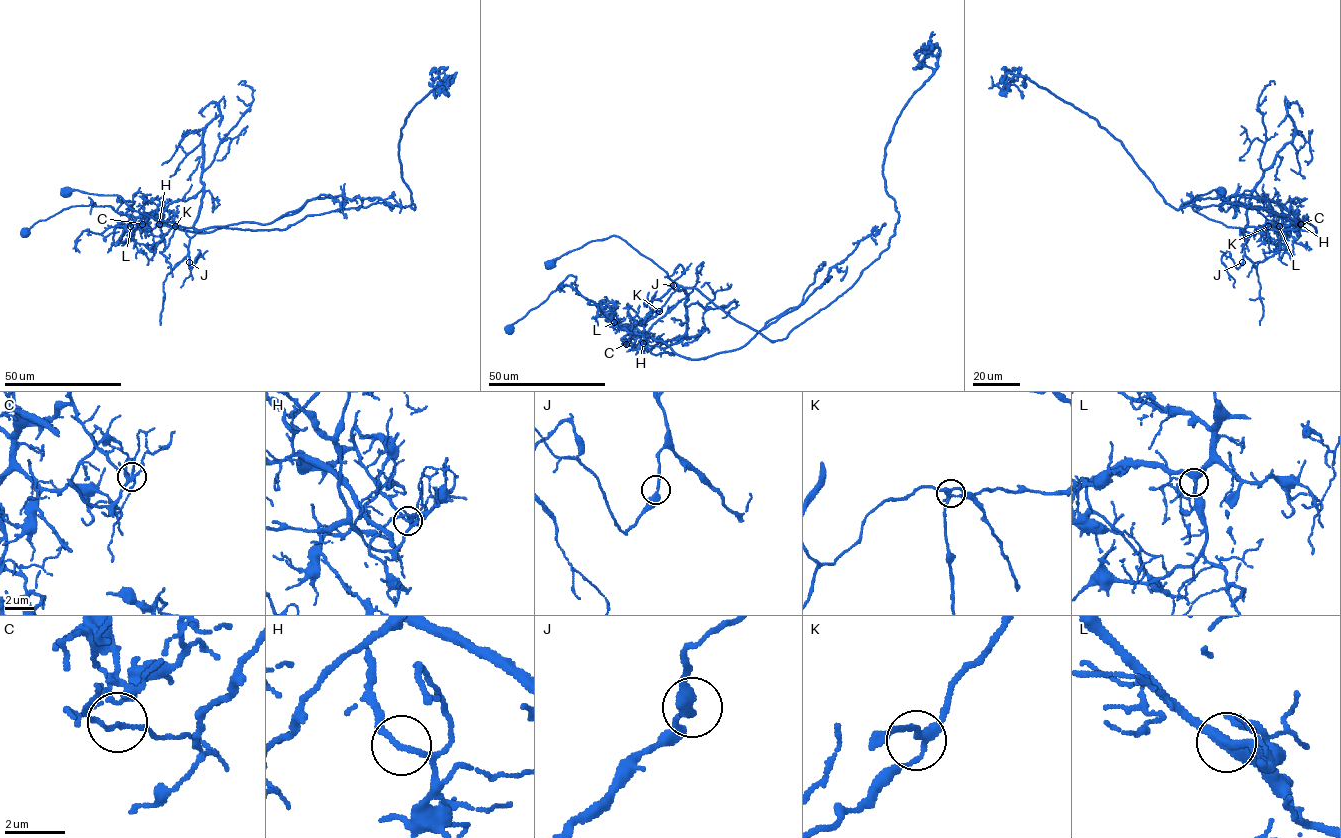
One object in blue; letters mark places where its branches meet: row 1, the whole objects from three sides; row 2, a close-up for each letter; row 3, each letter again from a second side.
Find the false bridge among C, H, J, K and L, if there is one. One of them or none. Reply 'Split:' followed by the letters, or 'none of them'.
Split: C

